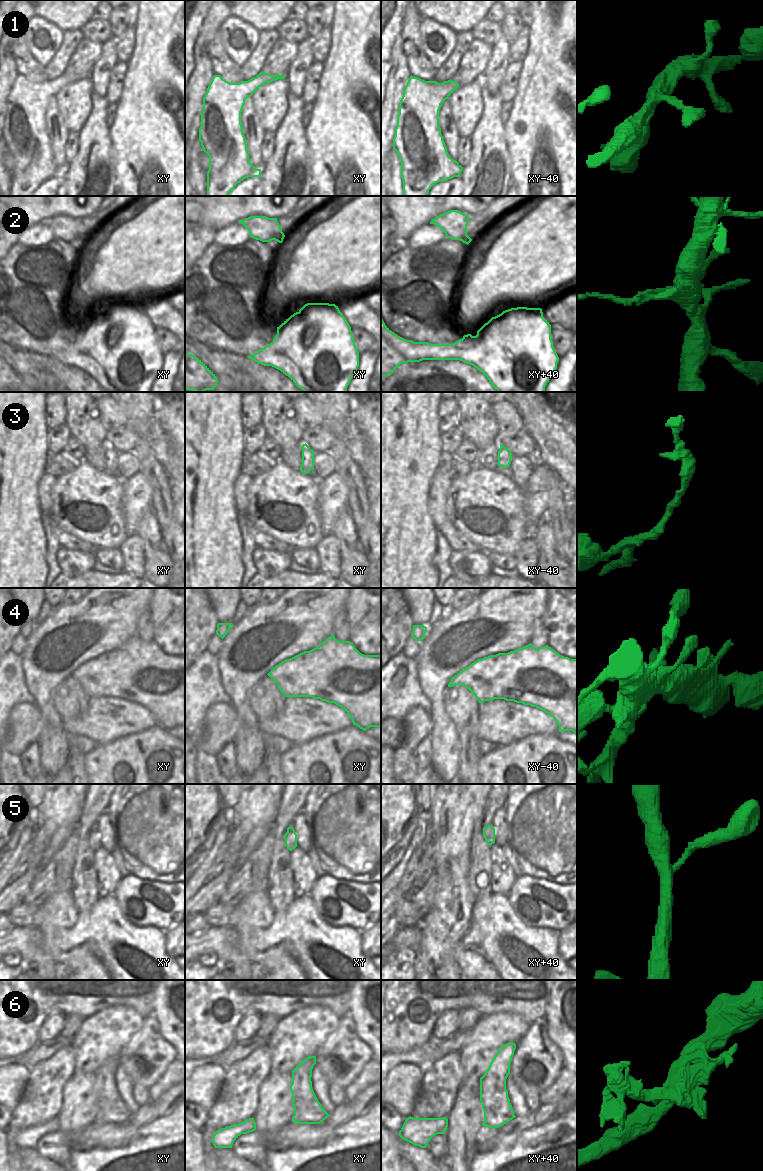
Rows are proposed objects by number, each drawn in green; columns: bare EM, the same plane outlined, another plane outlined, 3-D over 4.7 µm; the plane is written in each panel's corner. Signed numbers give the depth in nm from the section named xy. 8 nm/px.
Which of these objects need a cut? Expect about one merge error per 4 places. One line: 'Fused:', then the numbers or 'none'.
Fused: 2, 6.

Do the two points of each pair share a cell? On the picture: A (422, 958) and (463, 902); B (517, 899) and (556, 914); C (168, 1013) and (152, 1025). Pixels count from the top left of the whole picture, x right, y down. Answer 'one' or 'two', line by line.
A: one
B: one
C: two

